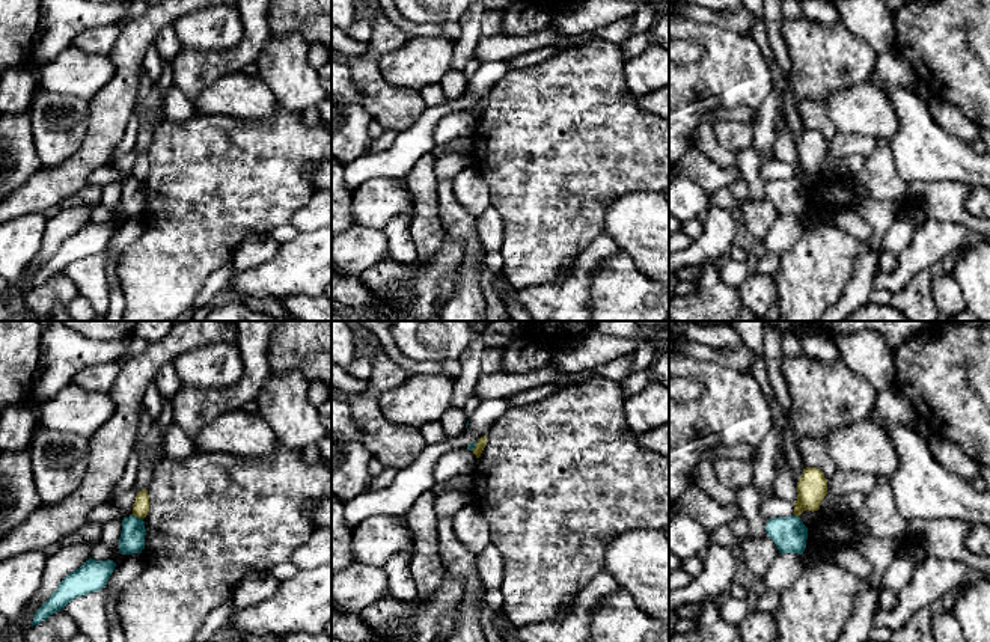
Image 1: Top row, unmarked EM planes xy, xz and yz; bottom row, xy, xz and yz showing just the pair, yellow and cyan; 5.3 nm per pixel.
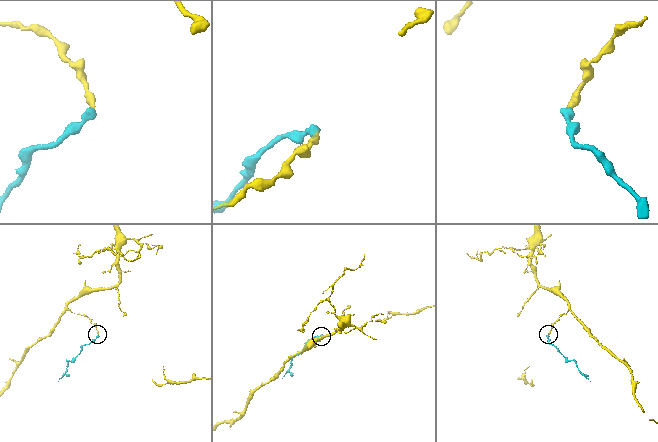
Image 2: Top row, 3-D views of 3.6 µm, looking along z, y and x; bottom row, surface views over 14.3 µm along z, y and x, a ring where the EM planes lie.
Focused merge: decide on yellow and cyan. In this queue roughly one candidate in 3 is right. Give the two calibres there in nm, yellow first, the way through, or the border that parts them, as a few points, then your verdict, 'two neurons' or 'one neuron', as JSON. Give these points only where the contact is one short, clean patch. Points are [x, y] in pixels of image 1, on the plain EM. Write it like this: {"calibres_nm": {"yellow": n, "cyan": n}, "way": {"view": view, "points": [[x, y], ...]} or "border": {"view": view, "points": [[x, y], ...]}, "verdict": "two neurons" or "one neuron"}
{"calibres_nm": {"yellow": 90, "cyan": 130}, "border": {"view": "xy", "points": [[131, 177], [142, 181]]}, "verdict": "two neurons"}

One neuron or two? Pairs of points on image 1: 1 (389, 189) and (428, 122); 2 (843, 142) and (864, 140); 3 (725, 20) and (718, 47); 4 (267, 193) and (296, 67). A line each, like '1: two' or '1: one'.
1: two
2: one
3: two
4: two

